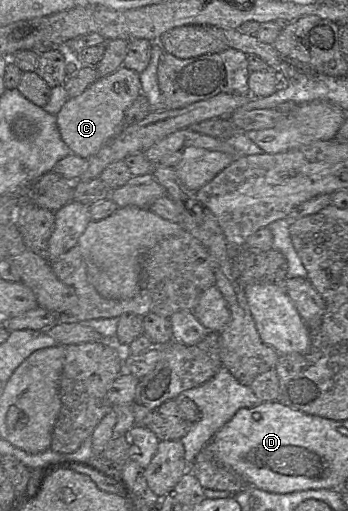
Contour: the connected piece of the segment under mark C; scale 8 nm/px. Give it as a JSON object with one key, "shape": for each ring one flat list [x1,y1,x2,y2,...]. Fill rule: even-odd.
{"shape":[[121,66,97,79,81,94,69,98,56,114,56,120,61,138,71,154,88,159,118,135,125,127,125,110,140,94,139,73]]}

